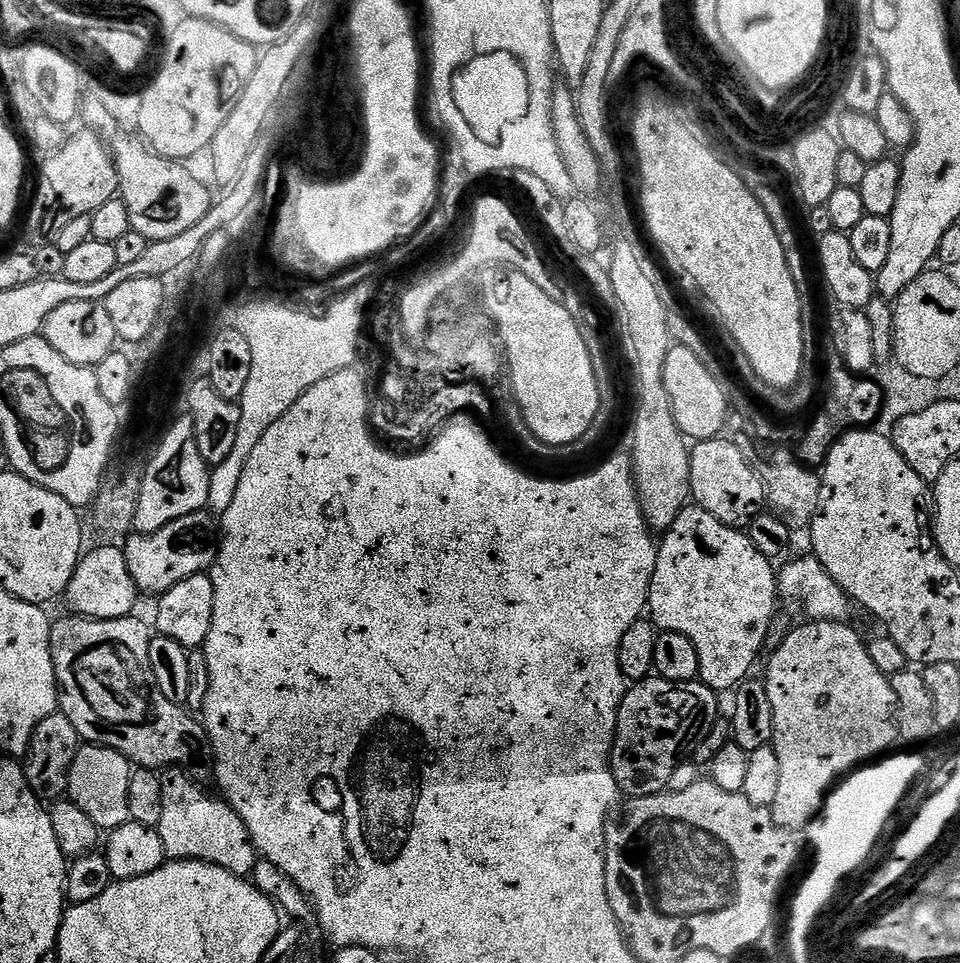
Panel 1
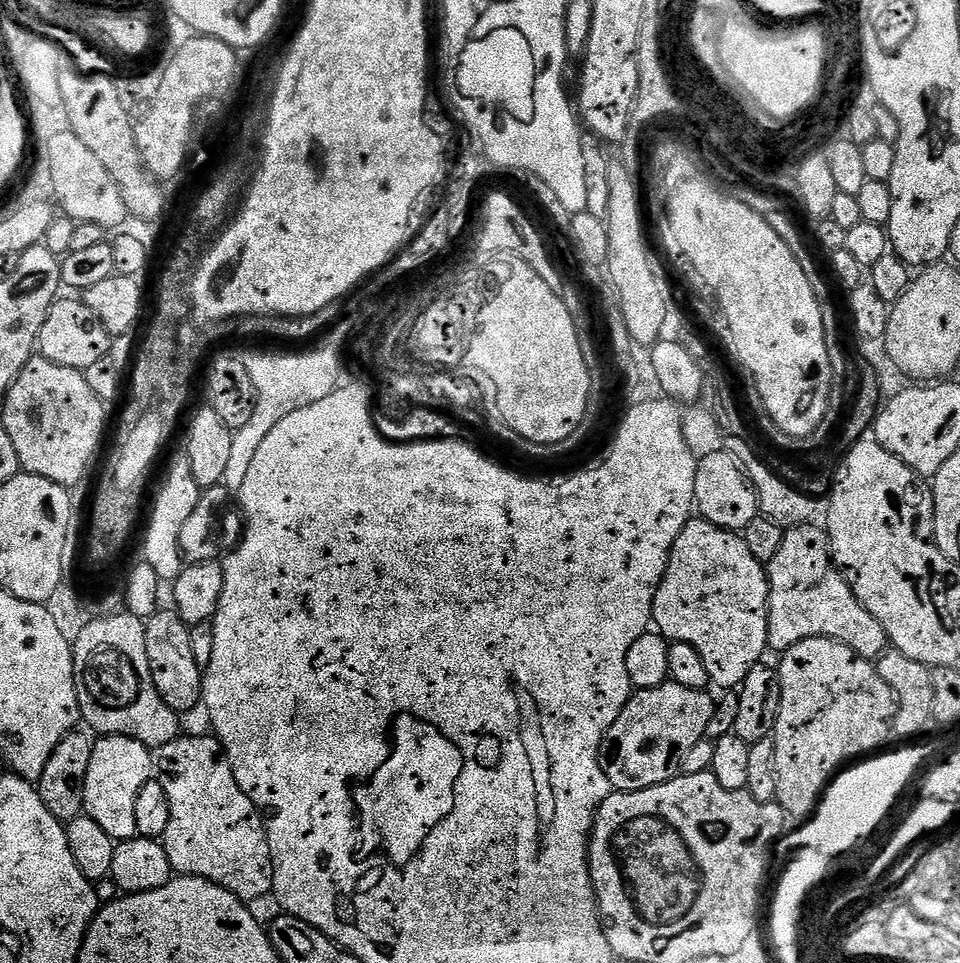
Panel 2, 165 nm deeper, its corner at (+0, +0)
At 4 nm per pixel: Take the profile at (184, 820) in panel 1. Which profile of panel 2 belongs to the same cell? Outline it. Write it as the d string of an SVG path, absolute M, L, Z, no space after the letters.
M181 734L158 752L158 772L162 777L166 798L170 798L170 826L166 826L162 837L170 866L173 873L206 878L230 890L230 894L245 902L260 900L263 896L271 897L272 851L268 831L264 829L264 817L238 786L224 747L215 735L207 735Z

